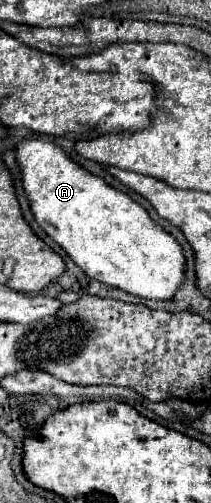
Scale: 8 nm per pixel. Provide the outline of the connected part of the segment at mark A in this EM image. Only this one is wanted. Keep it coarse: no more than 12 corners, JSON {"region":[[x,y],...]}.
{"region":[[43,137],[17,145],[41,229],[93,279],[169,301],[177,239]]}

